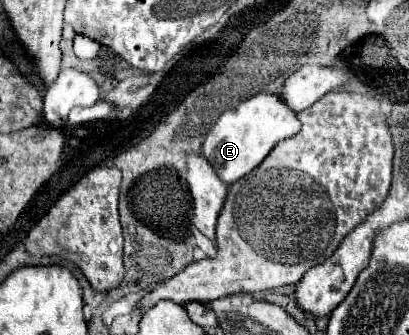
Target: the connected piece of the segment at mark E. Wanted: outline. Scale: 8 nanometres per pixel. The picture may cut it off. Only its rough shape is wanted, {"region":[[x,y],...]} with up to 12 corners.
{"region":[[257,94],[225,110],[201,154],[225,184],[249,174],[301,122]]}

